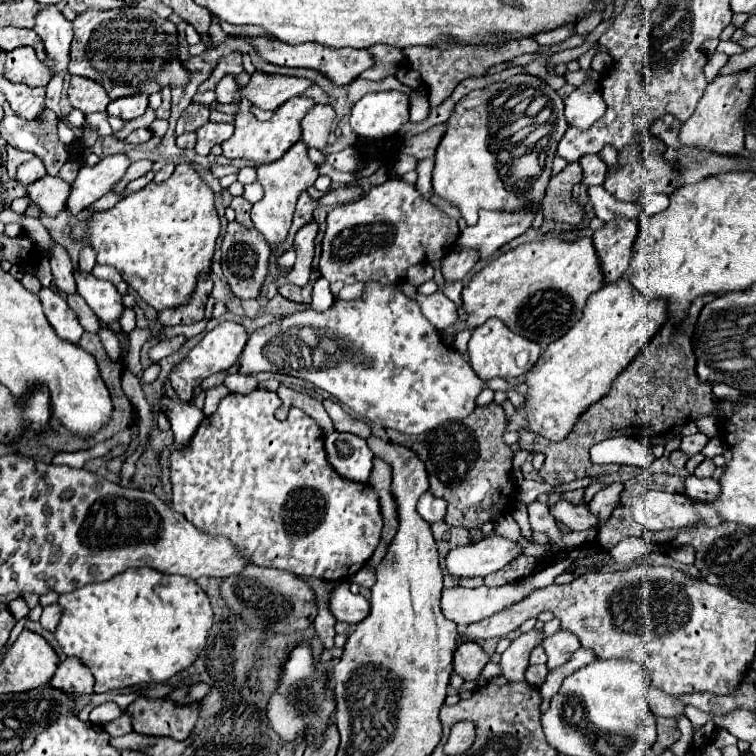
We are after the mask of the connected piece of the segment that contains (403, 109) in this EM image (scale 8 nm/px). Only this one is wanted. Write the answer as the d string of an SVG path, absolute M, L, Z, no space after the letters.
M403 92L365 94L351 110L349 126L361 138L393 136L409 120L409 96Z

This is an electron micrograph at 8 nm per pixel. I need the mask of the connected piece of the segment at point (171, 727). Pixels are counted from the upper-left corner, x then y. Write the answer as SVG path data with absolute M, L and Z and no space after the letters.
M137 698L129 708L133 732L145 736L167 736L173 740L185 740L197 722L197 702L189 706L177 706L169 700Z

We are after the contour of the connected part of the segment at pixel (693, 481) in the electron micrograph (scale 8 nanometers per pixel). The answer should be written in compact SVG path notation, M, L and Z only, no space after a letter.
M689 476L689 478L685 480L685 492L687 492L689 498L713 502L713 500L717 500L717 496L721 494L721 486L719 486L719 482L713 480L713 478Z

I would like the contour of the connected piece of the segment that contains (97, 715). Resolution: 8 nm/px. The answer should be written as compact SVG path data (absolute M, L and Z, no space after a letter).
M105 702L105 704L101 704L101 706L97 706L97 708L91 710L89 720L101 726L101 724L107 724L107 722L119 718L121 714L123 714L123 710L115 702Z

